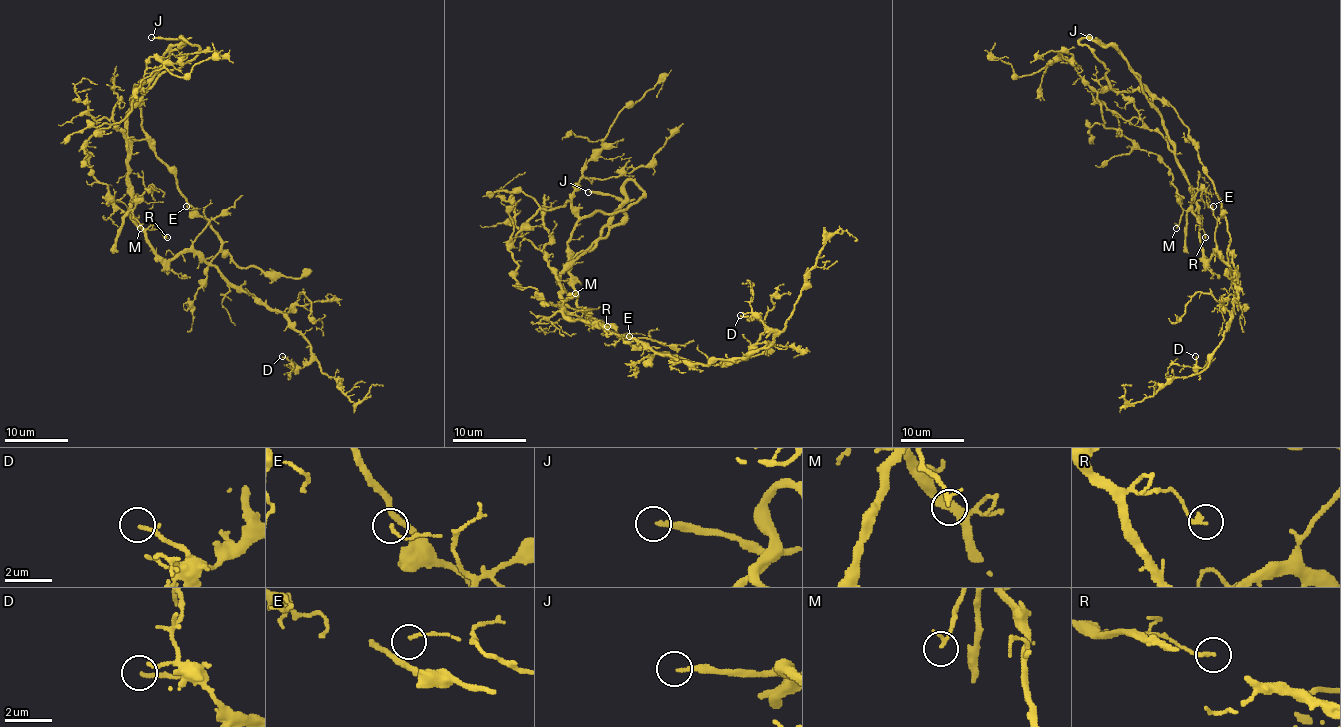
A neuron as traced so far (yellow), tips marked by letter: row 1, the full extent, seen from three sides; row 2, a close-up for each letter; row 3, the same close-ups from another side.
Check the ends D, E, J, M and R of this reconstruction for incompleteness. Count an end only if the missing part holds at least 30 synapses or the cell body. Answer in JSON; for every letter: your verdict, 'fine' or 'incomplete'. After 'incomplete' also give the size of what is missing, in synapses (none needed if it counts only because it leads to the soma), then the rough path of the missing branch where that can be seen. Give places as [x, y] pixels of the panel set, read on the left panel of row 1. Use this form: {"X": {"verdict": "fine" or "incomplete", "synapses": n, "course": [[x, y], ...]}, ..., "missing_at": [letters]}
{"D": {"verdict": "fine"}, "E": {"verdict": "fine"}, "J": {"verdict": "incomplete"}, "M": {"verdict": "fine"}, "R": {"verdict": "fine"}, "missing_at": ["J"]}

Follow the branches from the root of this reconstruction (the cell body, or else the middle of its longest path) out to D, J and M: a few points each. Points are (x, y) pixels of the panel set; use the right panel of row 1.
D: (1219, 196), (1230, 237), (1227, 266), (1238, 294), (1234, 299), (1232, 321), (1210, 360), (1200, 367), (1195, 356)
J: (1219, 196), (1197, 155), (1189, 128), (1178, 114), (1149, 93), (1113, 47), (1089, 37)
M: (1219, 196), (1230, 237), (1226, 261), (1216, 252), (1205, 258), (1199, 218), (1191, 210), (1183, 212), (1176, 228)

